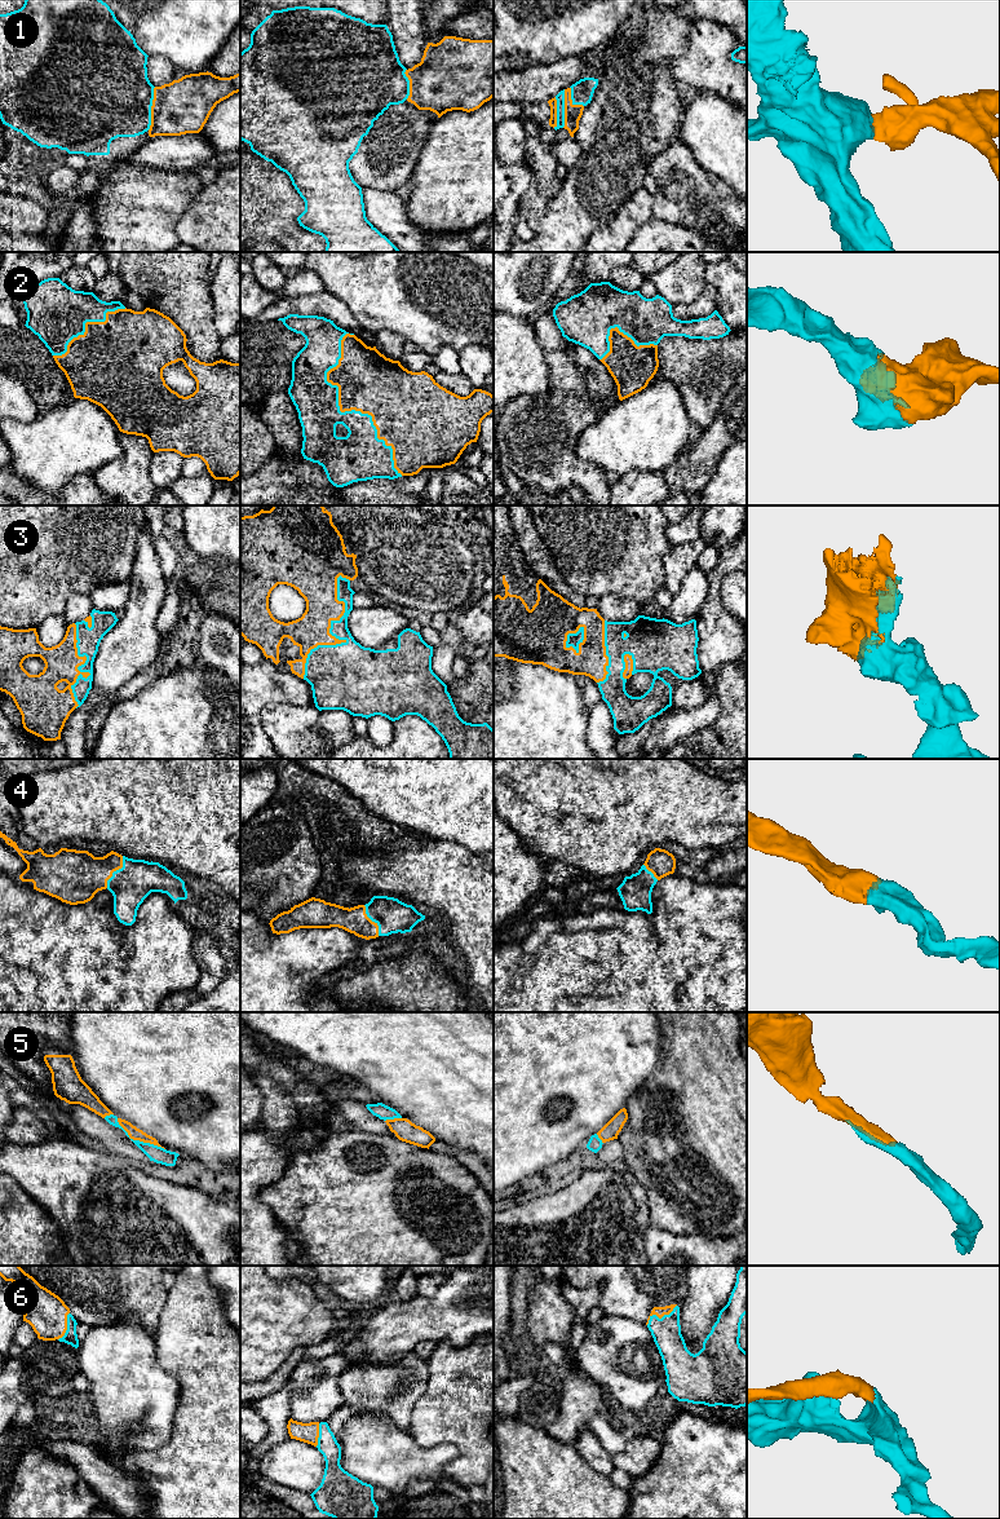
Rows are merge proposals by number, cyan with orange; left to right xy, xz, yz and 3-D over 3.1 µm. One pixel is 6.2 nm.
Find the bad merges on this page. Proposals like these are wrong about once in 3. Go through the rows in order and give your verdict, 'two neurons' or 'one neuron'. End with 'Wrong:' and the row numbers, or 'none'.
1: one neuron
2: one neuron
3: one neuron
4: one neuron
5: one neuron
6: one neuron
Wrong: none

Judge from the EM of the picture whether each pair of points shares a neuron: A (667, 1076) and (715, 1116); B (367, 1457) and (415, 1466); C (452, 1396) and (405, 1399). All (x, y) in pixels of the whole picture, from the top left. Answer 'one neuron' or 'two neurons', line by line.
A: one neuron
B: one neuron
C: two neurons

